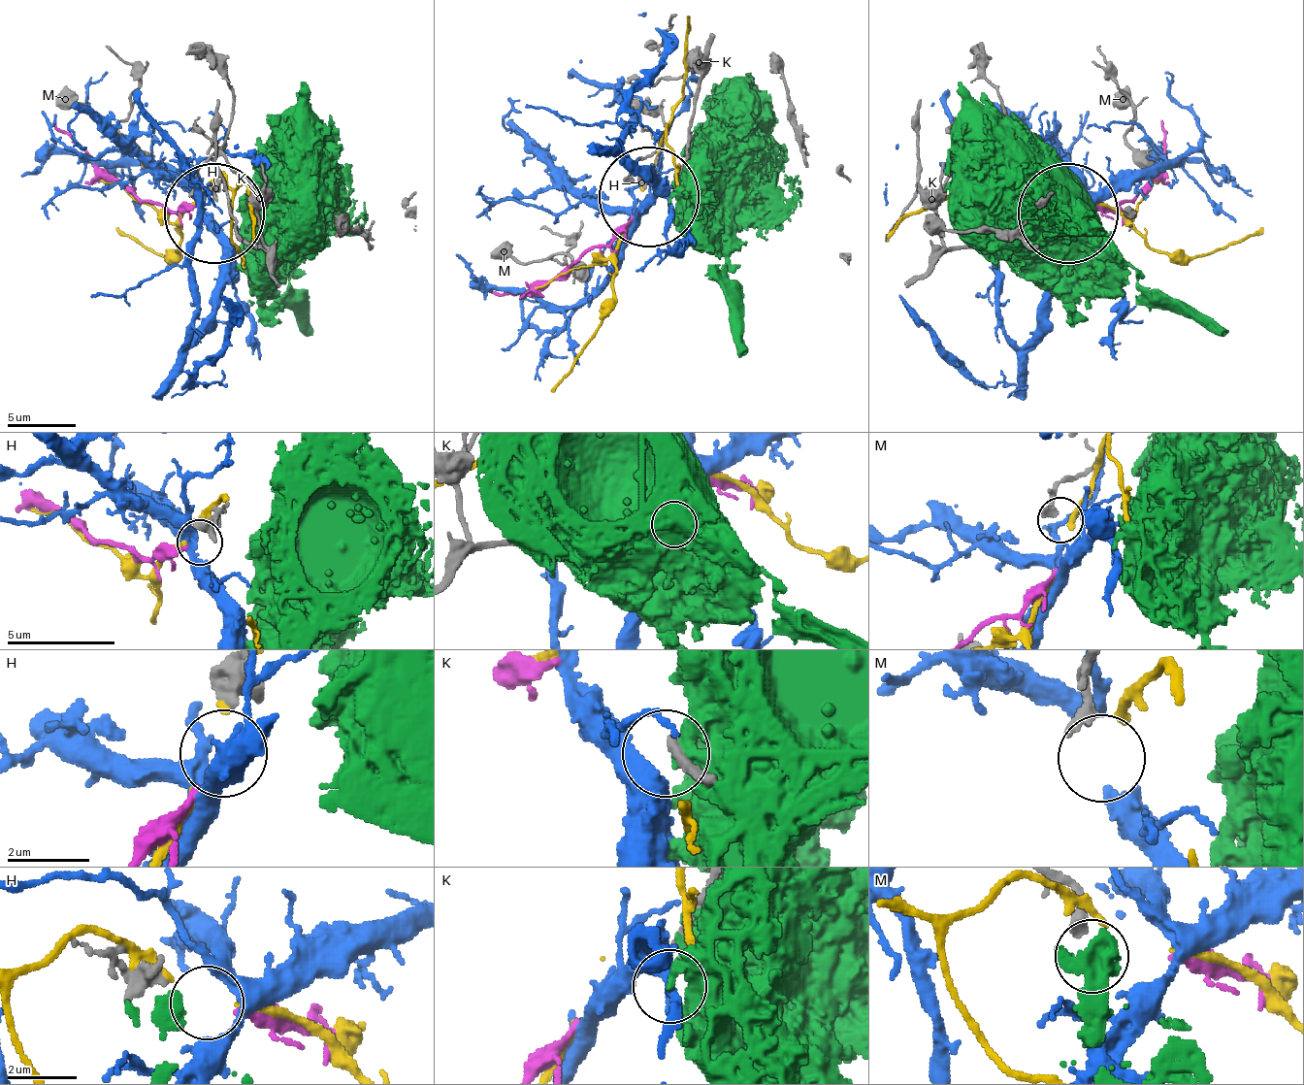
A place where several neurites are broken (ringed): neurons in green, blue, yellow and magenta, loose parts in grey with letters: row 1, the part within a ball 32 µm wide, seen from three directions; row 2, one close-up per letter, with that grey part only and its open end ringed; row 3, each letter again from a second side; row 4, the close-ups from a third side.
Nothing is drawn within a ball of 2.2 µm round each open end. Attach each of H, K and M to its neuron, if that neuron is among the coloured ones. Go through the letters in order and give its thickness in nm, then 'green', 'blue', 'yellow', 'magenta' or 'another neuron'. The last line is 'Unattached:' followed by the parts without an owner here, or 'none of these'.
H: 360 nm | magenta
K: 240 nm | another neuron
M: 320 nm | another neuron
Unattached: K, M

